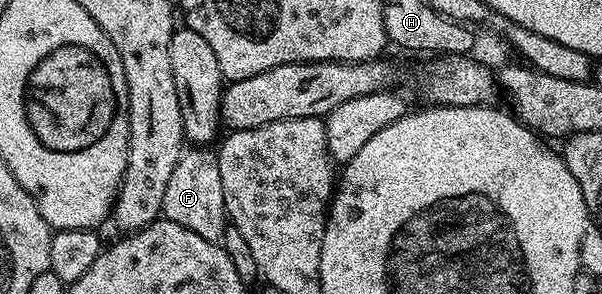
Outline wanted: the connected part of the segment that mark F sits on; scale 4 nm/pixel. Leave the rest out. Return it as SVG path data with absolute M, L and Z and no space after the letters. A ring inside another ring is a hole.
M208 147L189 148L181 157L170 183L166 183L163 216L169 221L202 235L202 239L219 242L230 222L222 195L222 175L218 171L216 153Z

